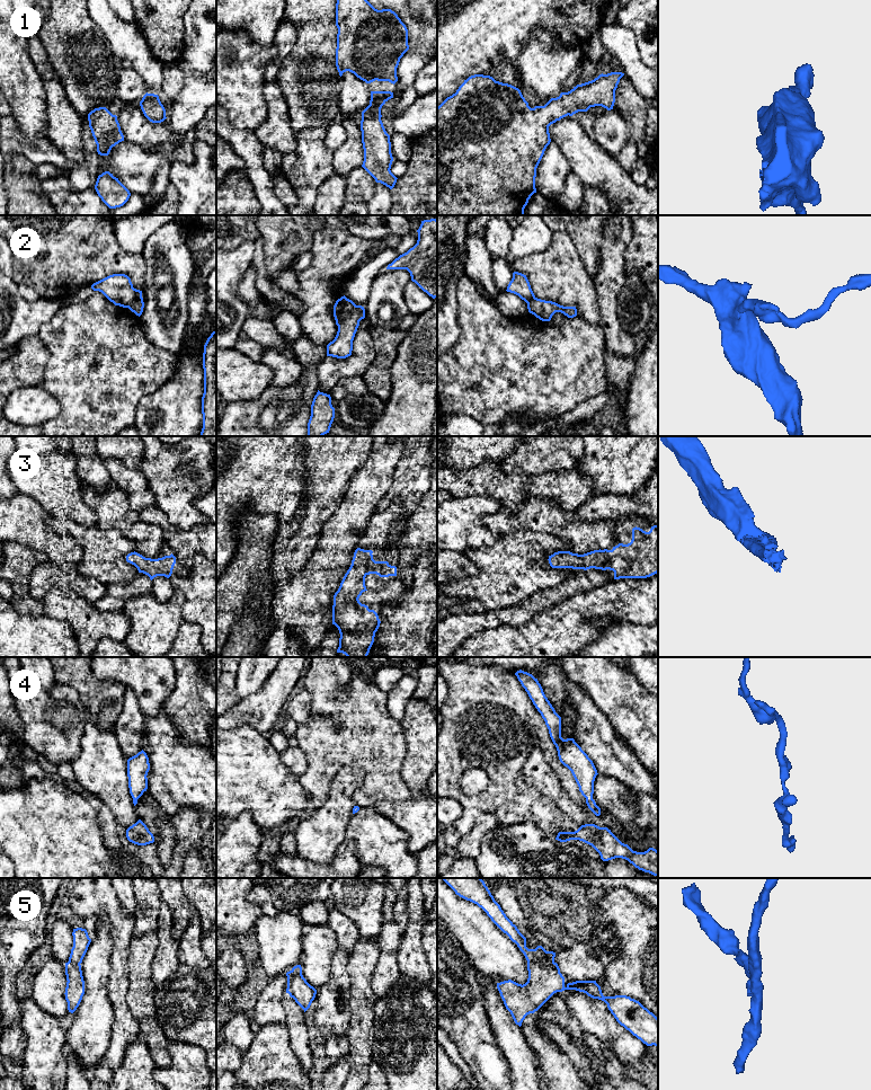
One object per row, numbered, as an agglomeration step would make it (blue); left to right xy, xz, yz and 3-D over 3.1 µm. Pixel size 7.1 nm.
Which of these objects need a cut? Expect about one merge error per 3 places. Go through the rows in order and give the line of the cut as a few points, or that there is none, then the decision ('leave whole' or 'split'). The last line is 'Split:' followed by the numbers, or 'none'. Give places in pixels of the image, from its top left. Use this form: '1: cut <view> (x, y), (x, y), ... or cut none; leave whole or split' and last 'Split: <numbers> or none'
1: cut none; leave whole
2: cut xz (356, 306), (338, 326); split
3: cut none; leave whole
4: cut none; leave whole
5: cut yz (527, 963), (540, 963), (545, 966), (551, 966), (554, 963); split
Split: 2, 5

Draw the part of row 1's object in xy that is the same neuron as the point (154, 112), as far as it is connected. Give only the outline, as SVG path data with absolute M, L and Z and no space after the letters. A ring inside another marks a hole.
M146 92L140 101L140 106L144 116L152 123L161 123L167 118L166 109L158 95Z

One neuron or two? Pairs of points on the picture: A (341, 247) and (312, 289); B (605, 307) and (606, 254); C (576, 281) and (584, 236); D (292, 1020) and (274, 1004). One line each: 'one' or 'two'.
A: one
B: one
C: two
D: two

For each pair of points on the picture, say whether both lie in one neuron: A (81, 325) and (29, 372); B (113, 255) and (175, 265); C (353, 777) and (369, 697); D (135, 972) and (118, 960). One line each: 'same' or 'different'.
A: different
B: different
C: different
D: different

